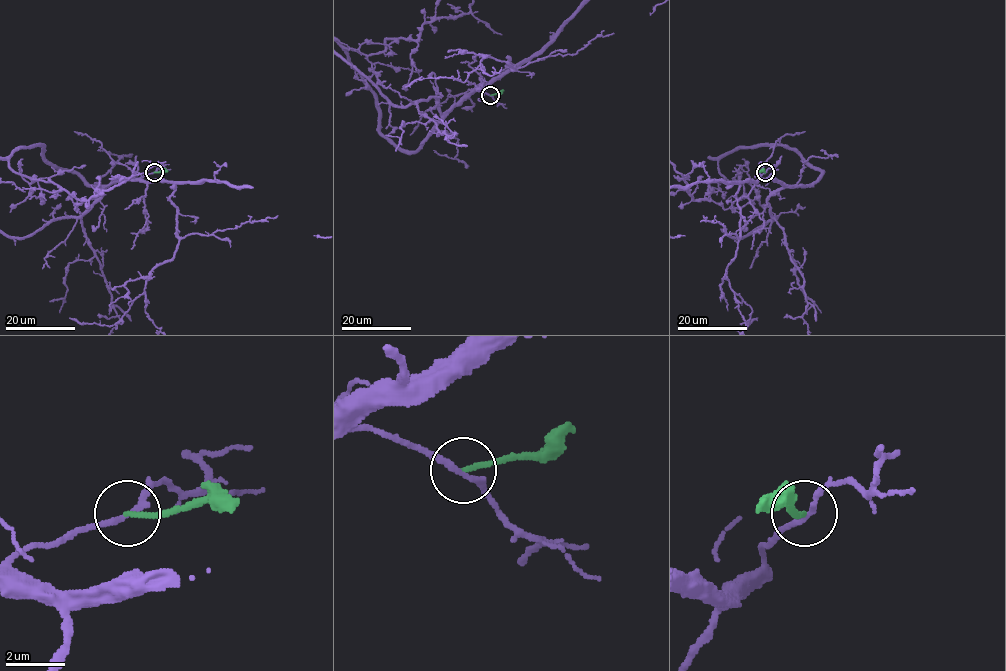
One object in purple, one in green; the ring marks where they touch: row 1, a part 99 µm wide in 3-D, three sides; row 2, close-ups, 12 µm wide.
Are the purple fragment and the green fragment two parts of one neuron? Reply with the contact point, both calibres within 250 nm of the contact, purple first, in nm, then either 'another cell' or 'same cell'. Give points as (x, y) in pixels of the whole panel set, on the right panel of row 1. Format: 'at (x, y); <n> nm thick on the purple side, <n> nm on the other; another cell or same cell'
at (765, 172); 190 nm thick on the purple side, 170 nm on the other; another cell

